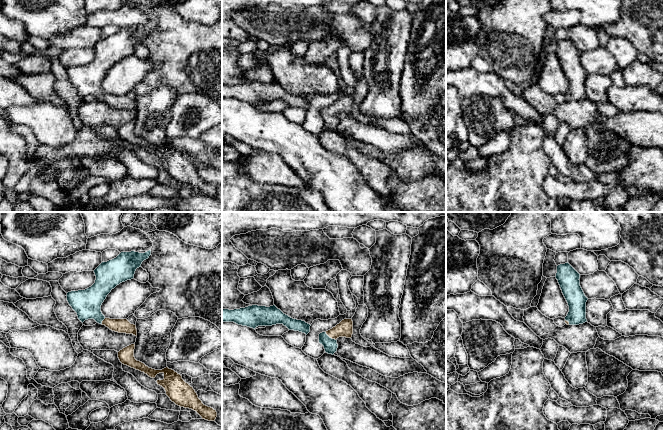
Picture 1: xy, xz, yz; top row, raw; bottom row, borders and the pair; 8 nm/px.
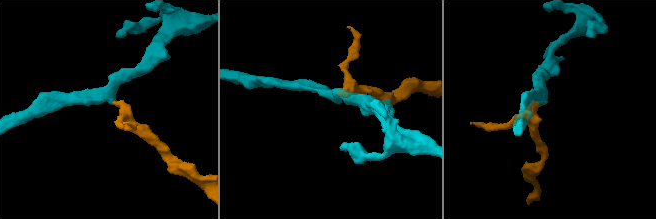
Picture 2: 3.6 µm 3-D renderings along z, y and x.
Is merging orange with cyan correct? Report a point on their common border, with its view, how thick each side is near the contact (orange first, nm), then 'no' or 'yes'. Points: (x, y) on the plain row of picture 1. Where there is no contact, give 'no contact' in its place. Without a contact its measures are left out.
xz (330, 113) | 130/110 nm | yes

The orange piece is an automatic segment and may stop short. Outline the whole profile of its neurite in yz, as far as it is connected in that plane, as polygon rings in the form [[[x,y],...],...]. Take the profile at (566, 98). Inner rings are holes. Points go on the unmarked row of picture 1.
[[[567,38],[557,42],[555,53],[569,82],[565,99],[579,101],[587,98],[586,78],[588,74],[580,62],[580,50]]]

